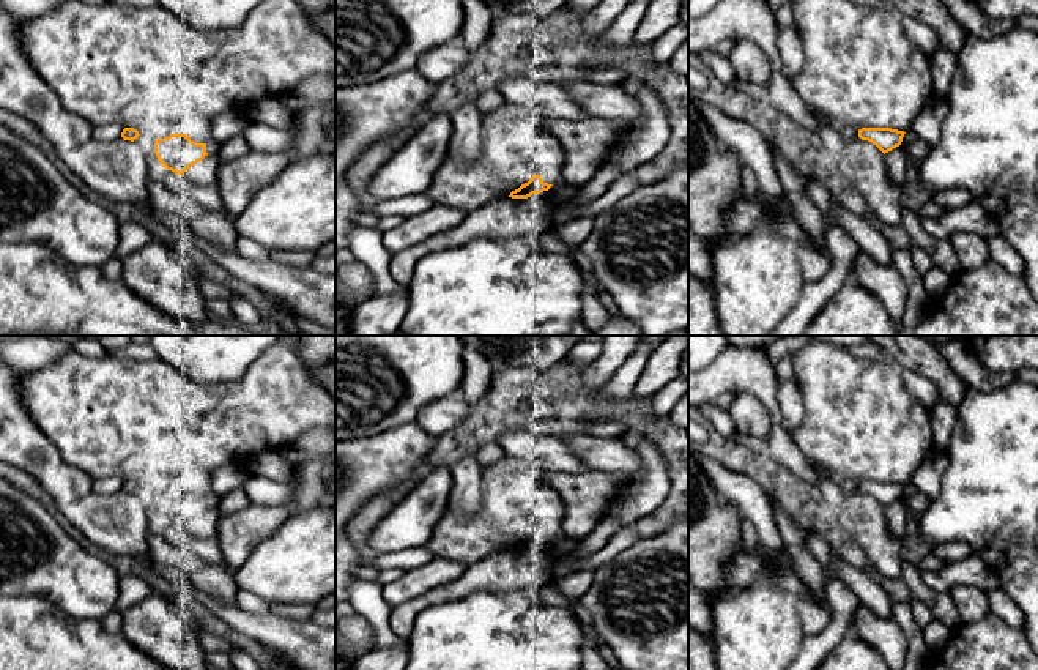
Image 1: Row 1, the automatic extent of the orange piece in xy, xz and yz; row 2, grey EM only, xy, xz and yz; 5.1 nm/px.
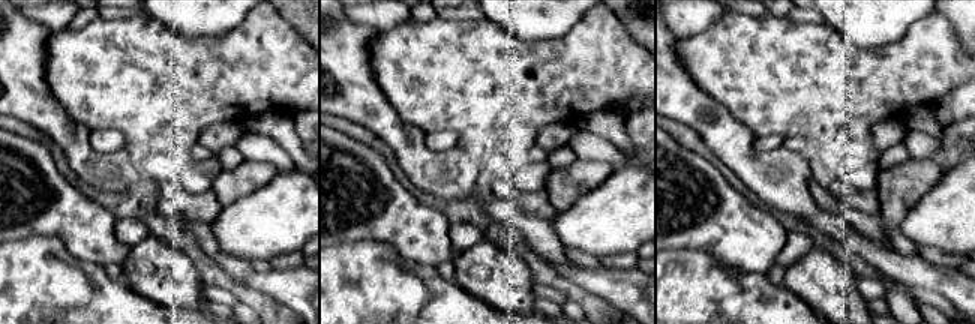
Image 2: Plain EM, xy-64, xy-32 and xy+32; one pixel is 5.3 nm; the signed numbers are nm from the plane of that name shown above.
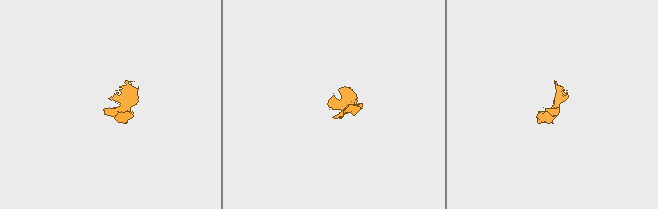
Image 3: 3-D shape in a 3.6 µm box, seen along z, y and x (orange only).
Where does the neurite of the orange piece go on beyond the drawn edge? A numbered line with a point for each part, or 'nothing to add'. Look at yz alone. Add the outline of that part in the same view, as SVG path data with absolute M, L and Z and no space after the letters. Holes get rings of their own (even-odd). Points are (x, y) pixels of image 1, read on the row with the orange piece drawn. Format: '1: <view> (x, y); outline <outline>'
1: yz (848, 133); outline M843 126L836 128L836 131L846 142L858 136L858 129L855 126Z

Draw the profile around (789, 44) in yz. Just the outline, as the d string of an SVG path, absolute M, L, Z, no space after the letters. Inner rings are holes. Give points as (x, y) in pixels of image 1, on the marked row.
M794 22L780 32L778 50L780 50L781 73L788 79L792 79L802 71L802 66L805 63L803 44Z

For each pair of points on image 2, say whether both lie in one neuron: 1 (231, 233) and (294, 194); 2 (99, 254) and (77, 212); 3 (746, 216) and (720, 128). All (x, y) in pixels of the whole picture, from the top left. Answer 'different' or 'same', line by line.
1: same
2: same
3: different

